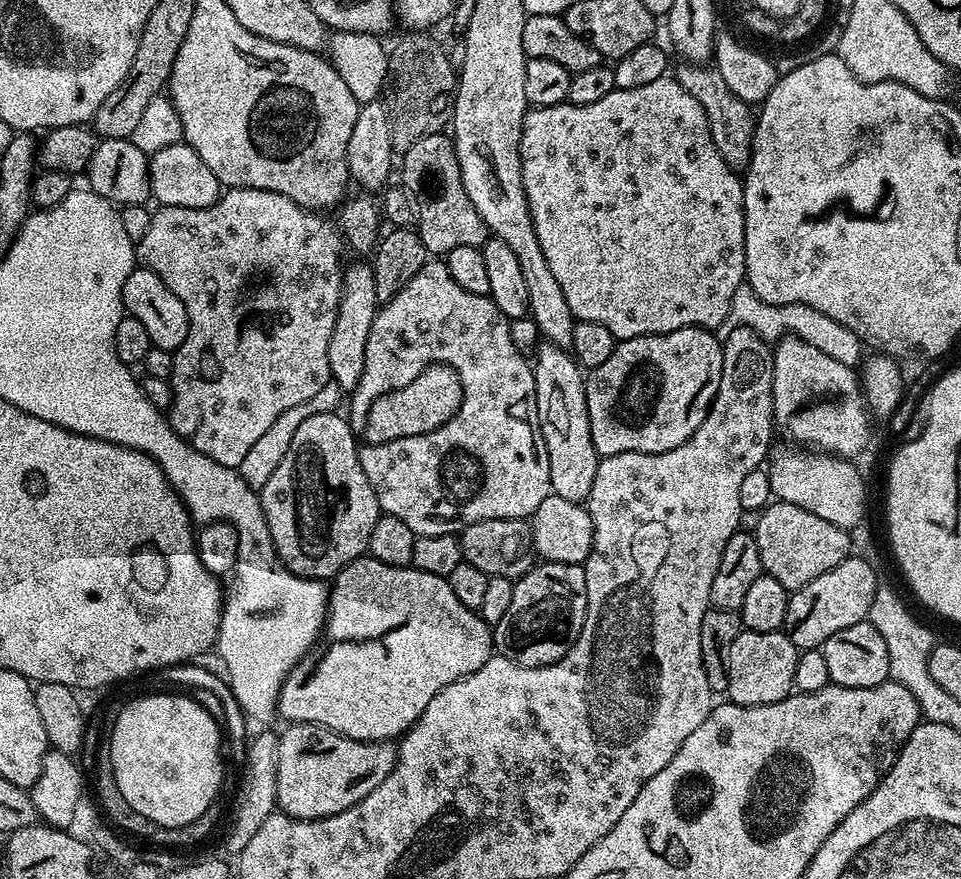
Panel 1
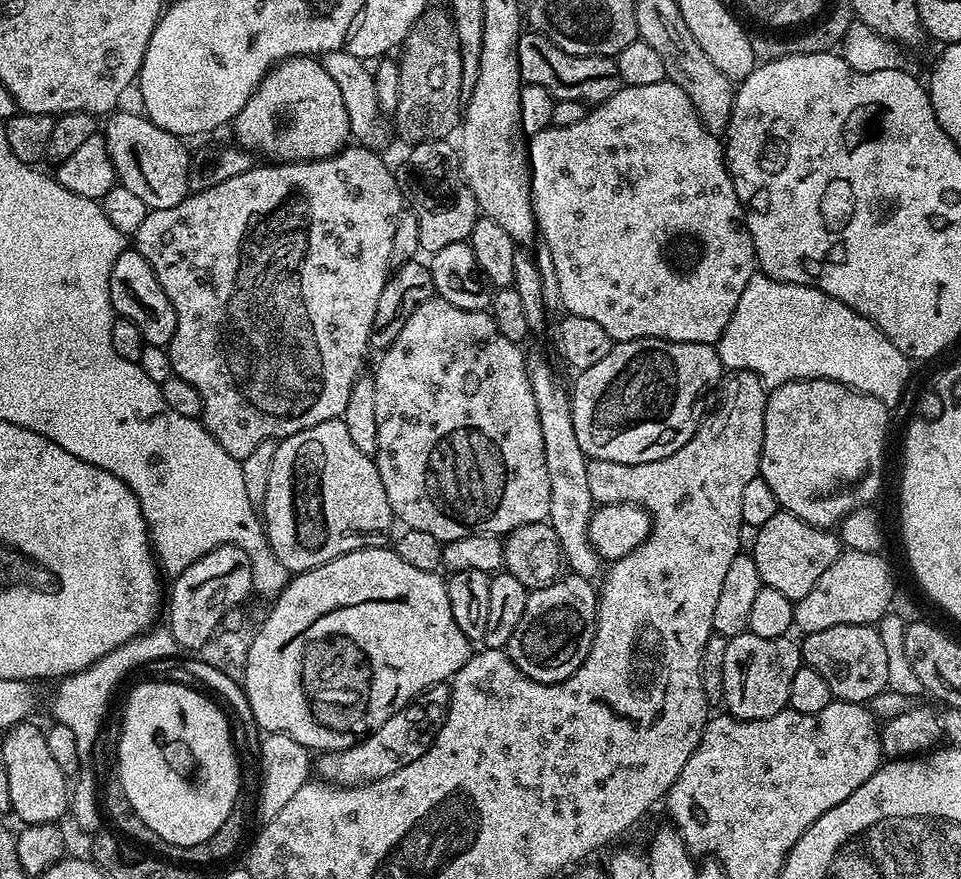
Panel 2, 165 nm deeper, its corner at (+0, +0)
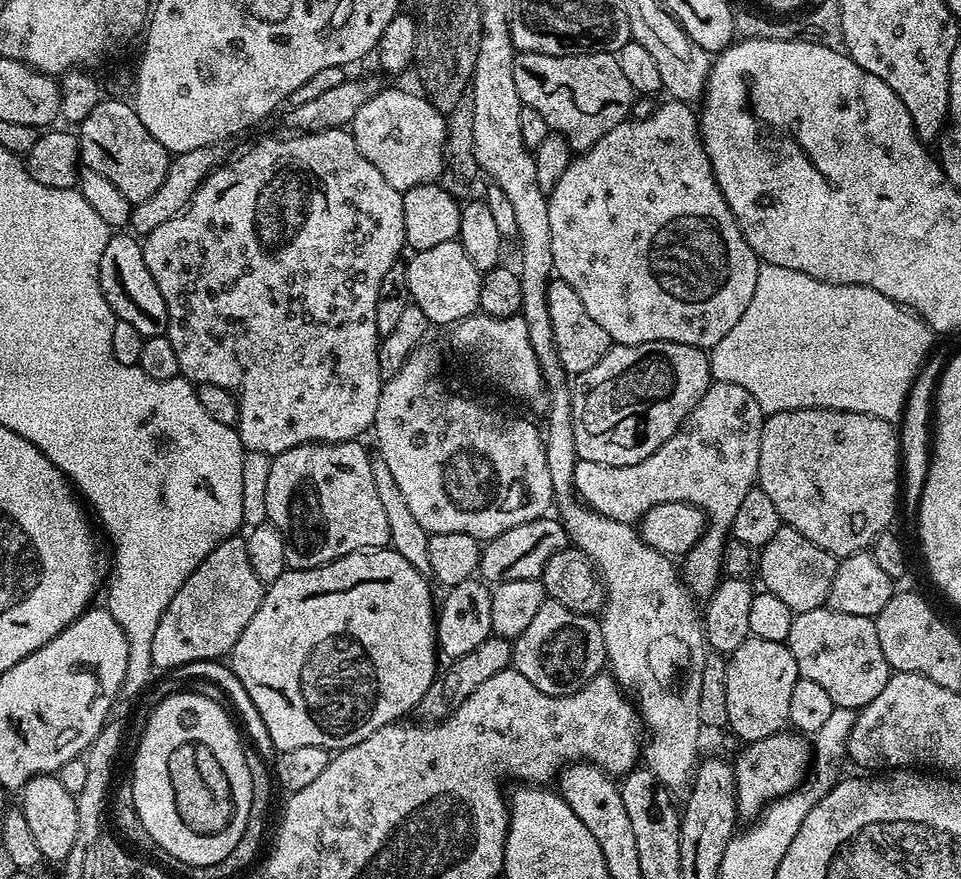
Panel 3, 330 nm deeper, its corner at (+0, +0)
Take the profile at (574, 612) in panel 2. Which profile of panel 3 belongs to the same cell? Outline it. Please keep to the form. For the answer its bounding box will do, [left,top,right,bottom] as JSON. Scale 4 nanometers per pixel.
[511,599,605,696]

